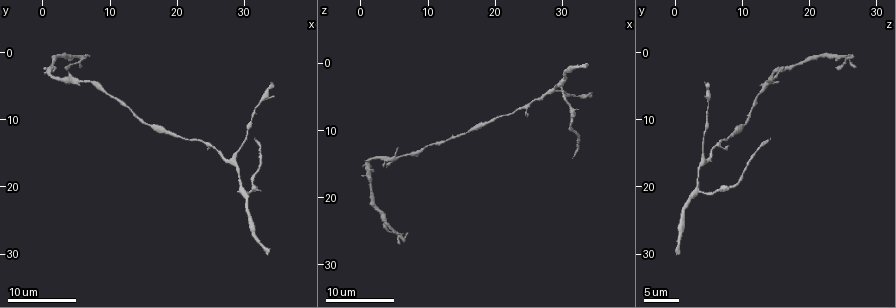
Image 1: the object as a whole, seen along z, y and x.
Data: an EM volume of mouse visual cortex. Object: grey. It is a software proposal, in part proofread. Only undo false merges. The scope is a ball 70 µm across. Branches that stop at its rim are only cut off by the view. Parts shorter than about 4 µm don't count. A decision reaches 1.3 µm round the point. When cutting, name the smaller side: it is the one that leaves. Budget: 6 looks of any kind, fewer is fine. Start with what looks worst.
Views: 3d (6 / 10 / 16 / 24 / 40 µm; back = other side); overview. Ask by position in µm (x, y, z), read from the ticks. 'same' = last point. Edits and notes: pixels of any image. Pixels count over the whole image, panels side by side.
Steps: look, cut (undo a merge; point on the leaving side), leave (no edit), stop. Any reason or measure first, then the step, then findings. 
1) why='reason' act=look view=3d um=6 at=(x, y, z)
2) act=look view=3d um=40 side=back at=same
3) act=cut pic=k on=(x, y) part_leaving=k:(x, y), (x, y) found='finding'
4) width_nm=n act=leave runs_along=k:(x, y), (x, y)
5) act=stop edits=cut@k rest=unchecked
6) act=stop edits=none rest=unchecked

why='sudden change in width' act=look view=3d um=10 at=(5.5, 4.0, 14.0)

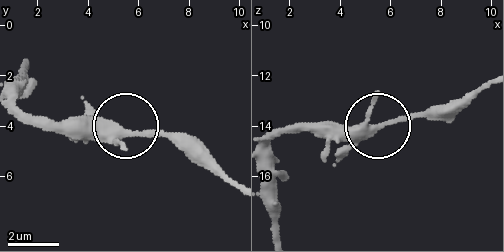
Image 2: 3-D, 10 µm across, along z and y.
arms=3 act=leave runs_along=2:(235, 189), (158, 138), (44, 131) found='one cell here'

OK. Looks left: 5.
act=look view=3d um=10 at=(16.5, 11.0, 10.0)

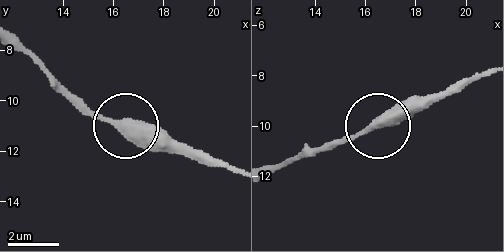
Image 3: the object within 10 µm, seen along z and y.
act=look view=3d um=6 at=(16.2, 10.9, 10.1)

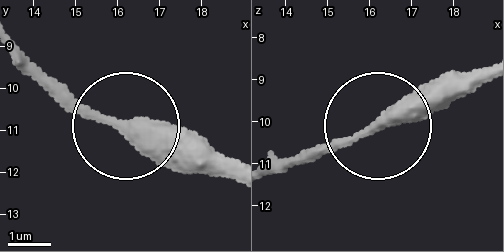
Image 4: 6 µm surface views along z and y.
act=leave found='one cell here'

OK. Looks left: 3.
why='sudden change in width' act=look view=3d um=10 at=(1.0, 3.0, 15.0)

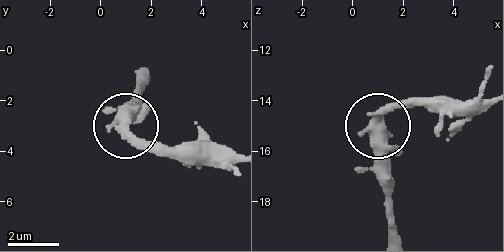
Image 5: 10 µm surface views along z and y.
act=look view=3d um=6 at=(1.0, 2.7, 15.0)

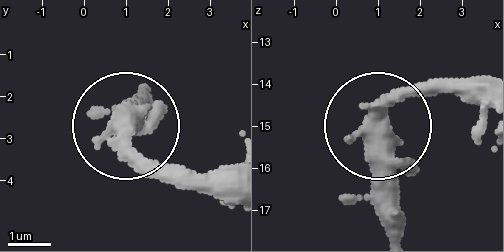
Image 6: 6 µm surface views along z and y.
act=cut pic=6 on=(129, 106) part_leaving=6:(373, 107), (373, 178), (391, 232) found='a second cell is stuck on'

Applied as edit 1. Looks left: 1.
act=stop edits=cut@6 rest=unchecked

